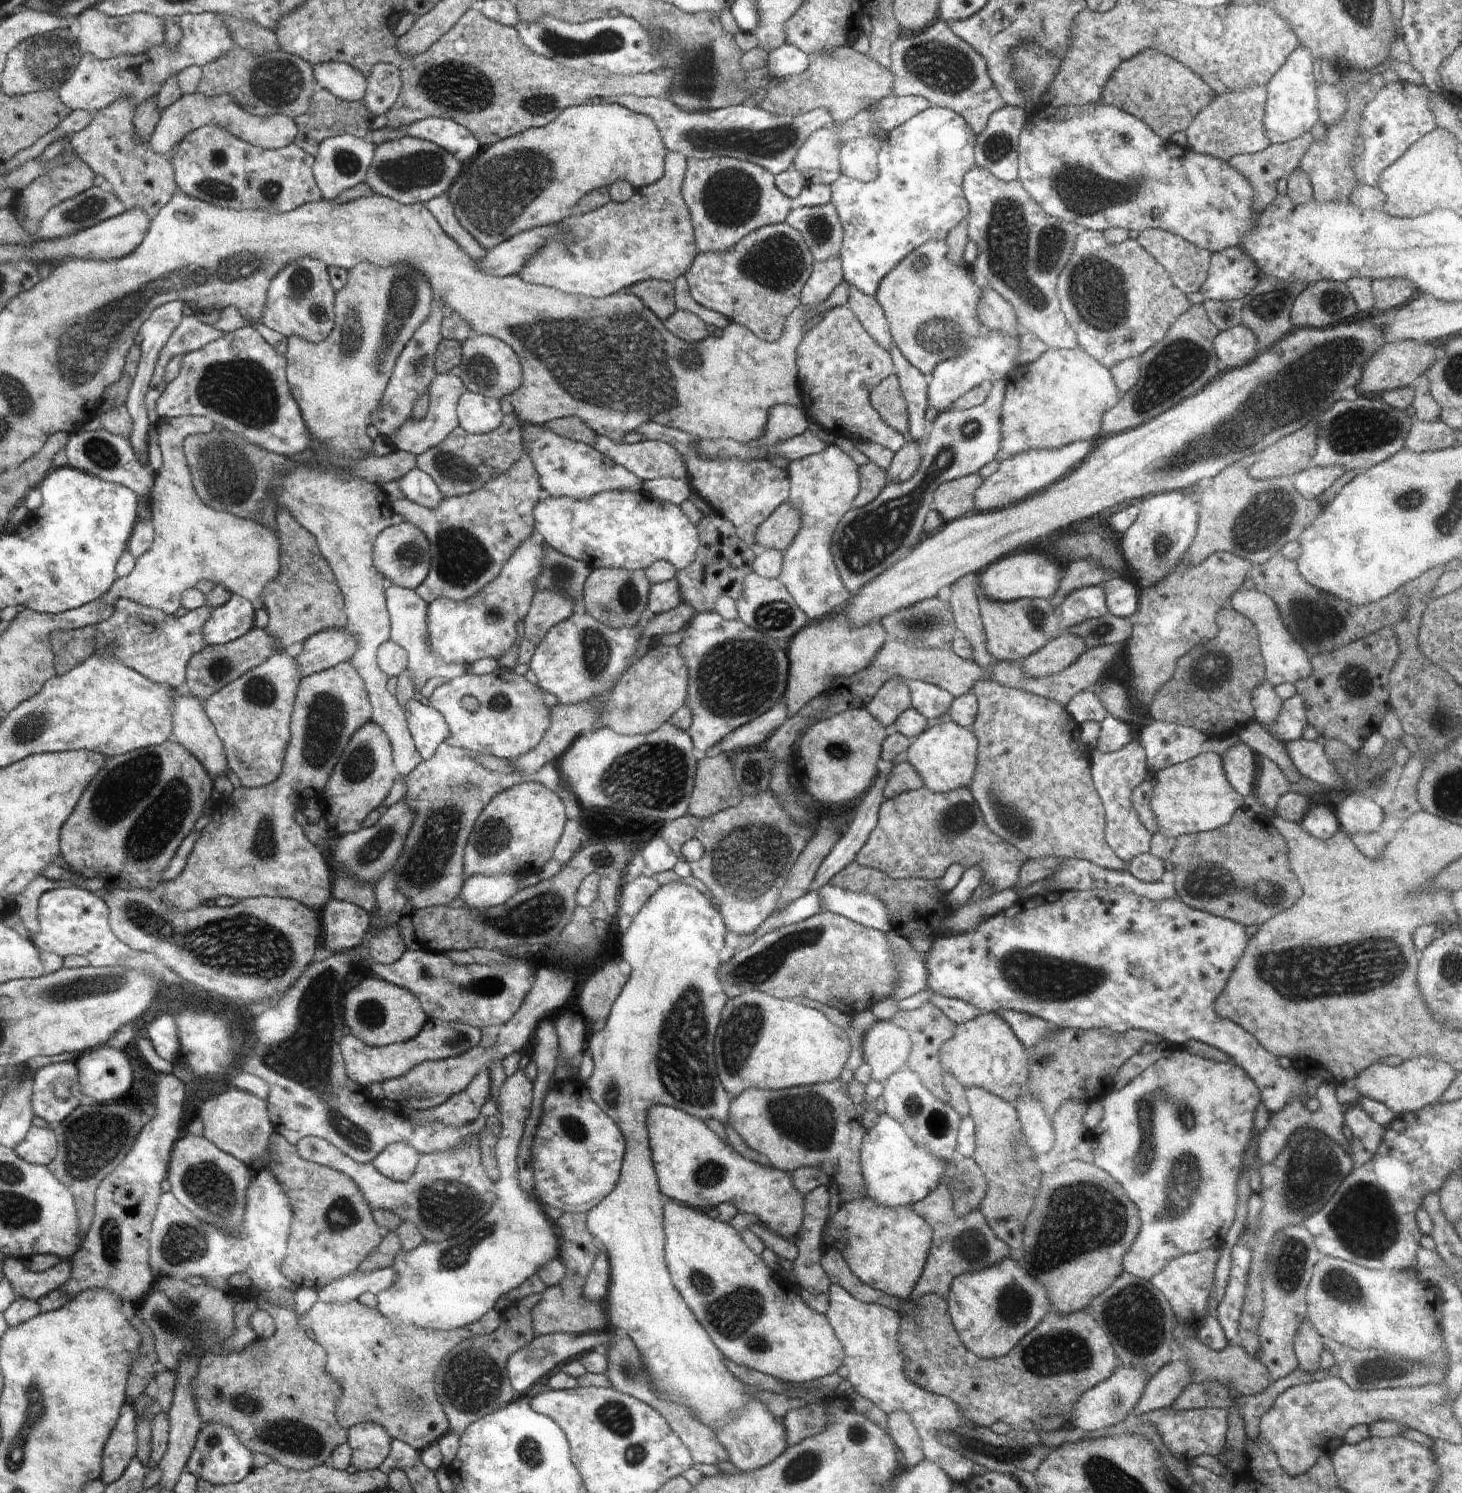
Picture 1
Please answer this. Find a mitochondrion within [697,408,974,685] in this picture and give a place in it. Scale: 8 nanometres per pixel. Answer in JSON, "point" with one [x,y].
{"point":[930,624]}

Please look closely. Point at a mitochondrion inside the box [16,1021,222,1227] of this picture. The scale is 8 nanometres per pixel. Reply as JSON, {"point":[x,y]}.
{"point":[89,1144]}

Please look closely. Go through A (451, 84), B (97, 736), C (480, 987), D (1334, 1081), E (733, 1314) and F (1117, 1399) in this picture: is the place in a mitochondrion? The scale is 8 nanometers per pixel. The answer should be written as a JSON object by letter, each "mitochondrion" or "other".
{"A":"mitochondrion","B":"other","C":"mitochondrion","D":"other","E":"mitochondrion","F":"mitochondrion"}

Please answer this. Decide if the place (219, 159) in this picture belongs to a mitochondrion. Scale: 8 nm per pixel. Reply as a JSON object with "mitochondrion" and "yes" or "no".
{"mitochondrion":"yes"}

